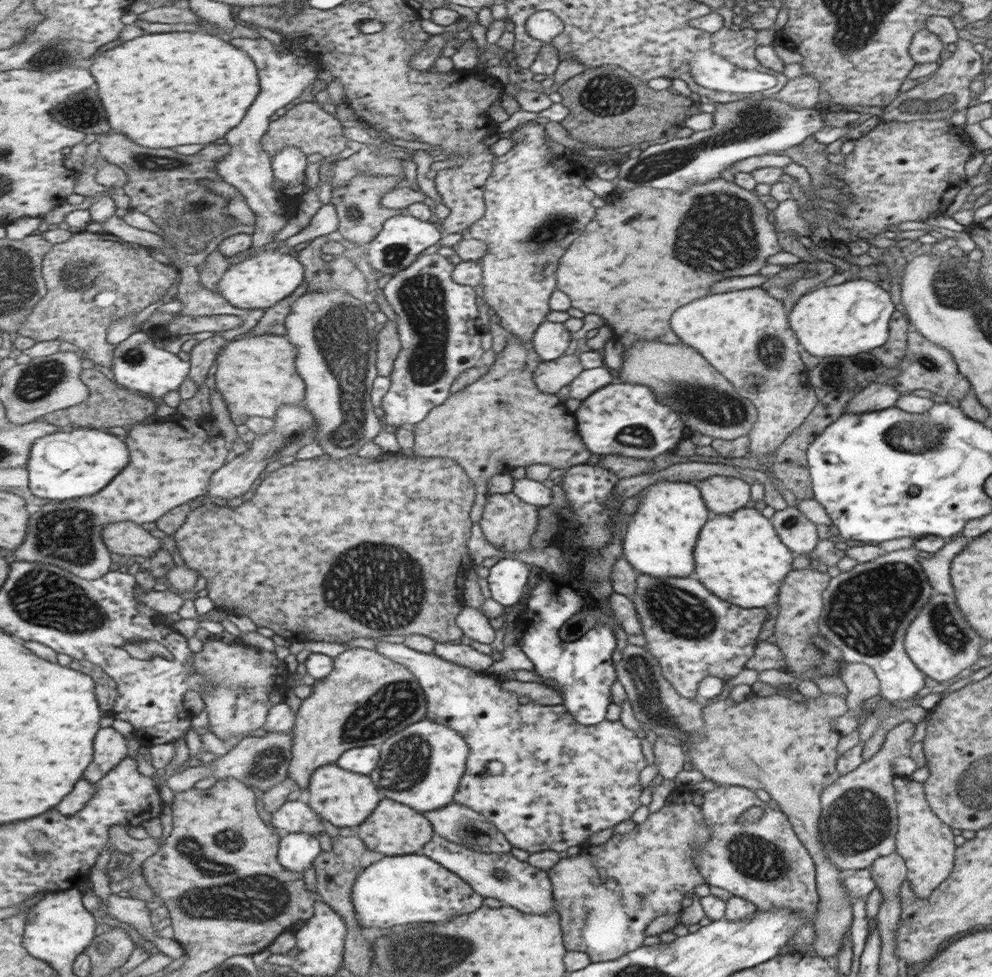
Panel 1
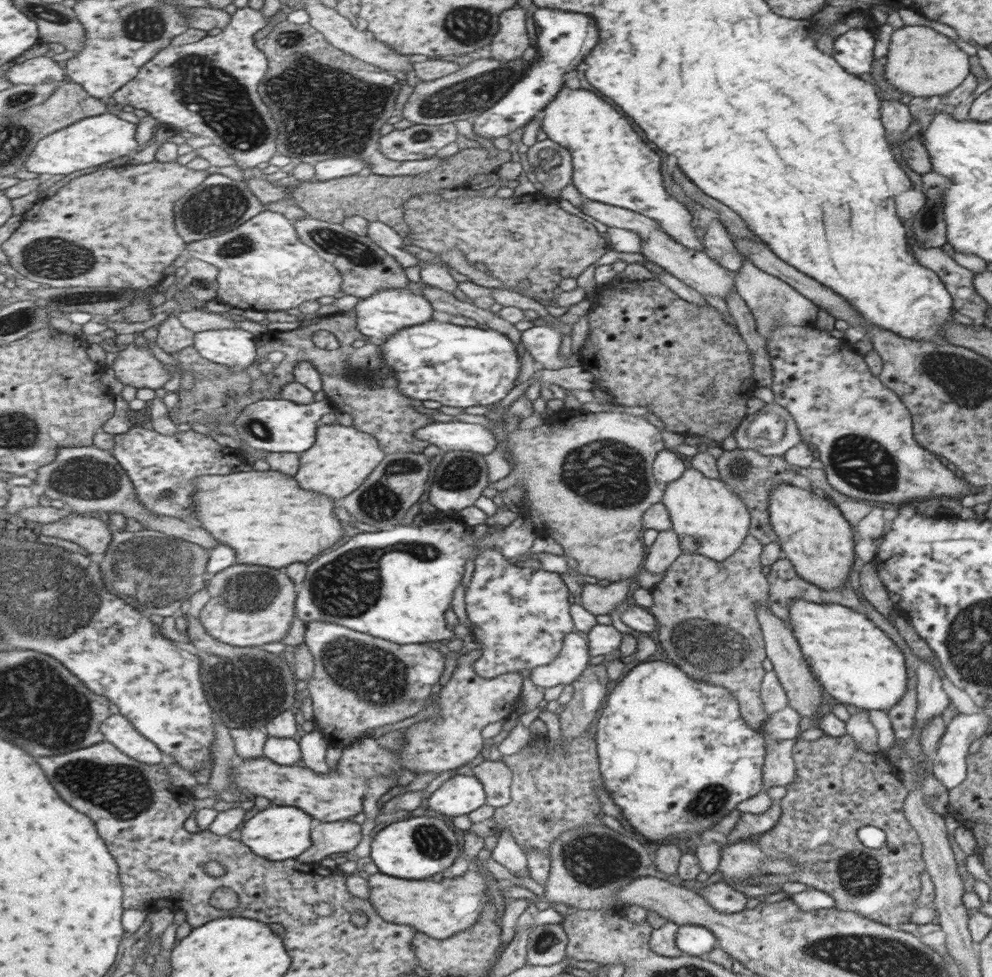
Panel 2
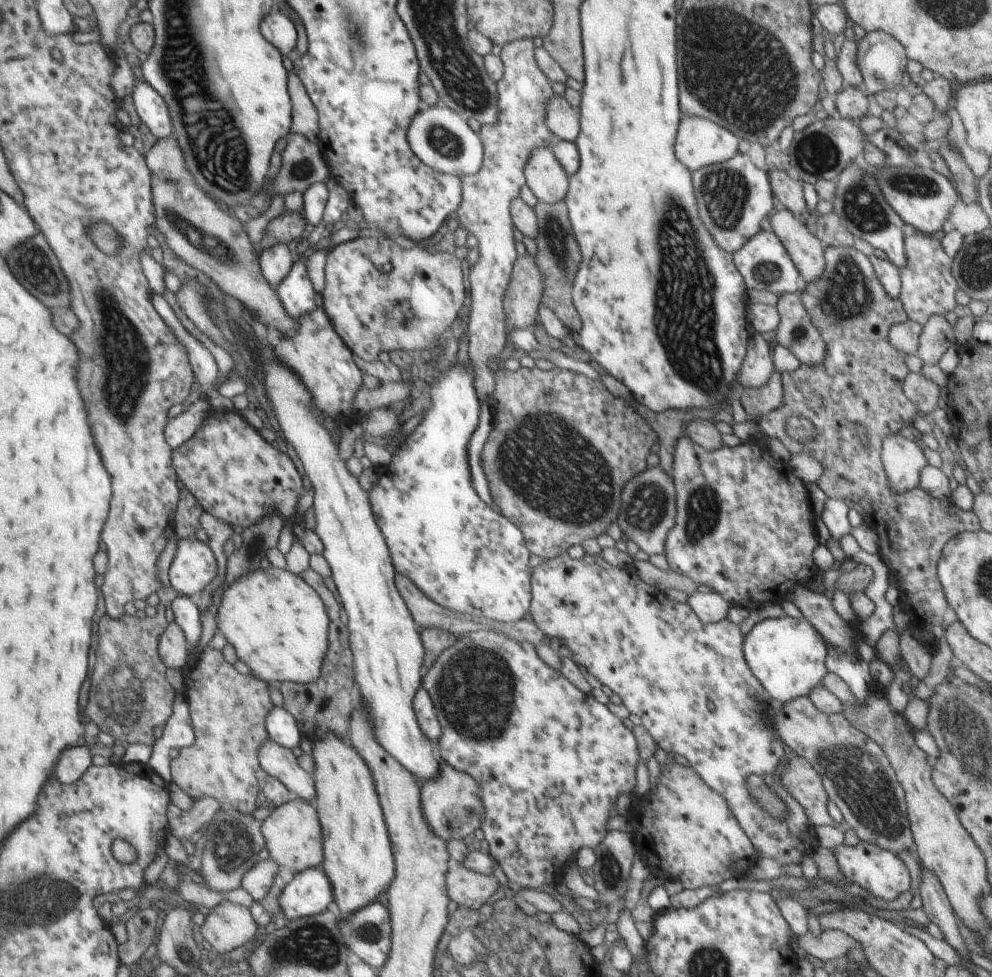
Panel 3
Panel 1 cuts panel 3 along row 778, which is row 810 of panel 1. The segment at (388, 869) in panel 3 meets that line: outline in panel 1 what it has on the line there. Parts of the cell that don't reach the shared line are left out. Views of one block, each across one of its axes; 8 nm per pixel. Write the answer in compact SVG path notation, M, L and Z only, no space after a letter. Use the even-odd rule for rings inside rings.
M336 763L326 764L316 769L312 776L312 784L308 788L308 804L322 819L335 827L359 827L369 815L373 814L379 802L379 790L368 775L357 774L345 770Z

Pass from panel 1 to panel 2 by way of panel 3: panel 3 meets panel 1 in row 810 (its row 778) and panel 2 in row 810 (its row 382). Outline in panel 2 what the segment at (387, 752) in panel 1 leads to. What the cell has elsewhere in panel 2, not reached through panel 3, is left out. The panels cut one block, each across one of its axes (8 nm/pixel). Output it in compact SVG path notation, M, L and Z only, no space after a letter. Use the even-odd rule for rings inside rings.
M268 806L245 822L241 830L241 842L252 848L258 855L273 862L292 860L313 847L312 829L315 823L315 819L301 808Z

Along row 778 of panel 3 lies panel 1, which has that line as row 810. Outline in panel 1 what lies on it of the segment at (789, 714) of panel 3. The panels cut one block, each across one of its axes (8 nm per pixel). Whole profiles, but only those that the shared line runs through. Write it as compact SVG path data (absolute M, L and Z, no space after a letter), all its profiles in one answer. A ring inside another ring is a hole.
M905 721L897 723L884 736L884 744L870 759L855 770L840 775L823 790L820 796L820 818L817 836L824 847L829 862L841 872L867 869L876 858L894 852L897 833L896 802L893 800L894 774L892 760L898 756L909 756L908 738L913 736L915 724Z

